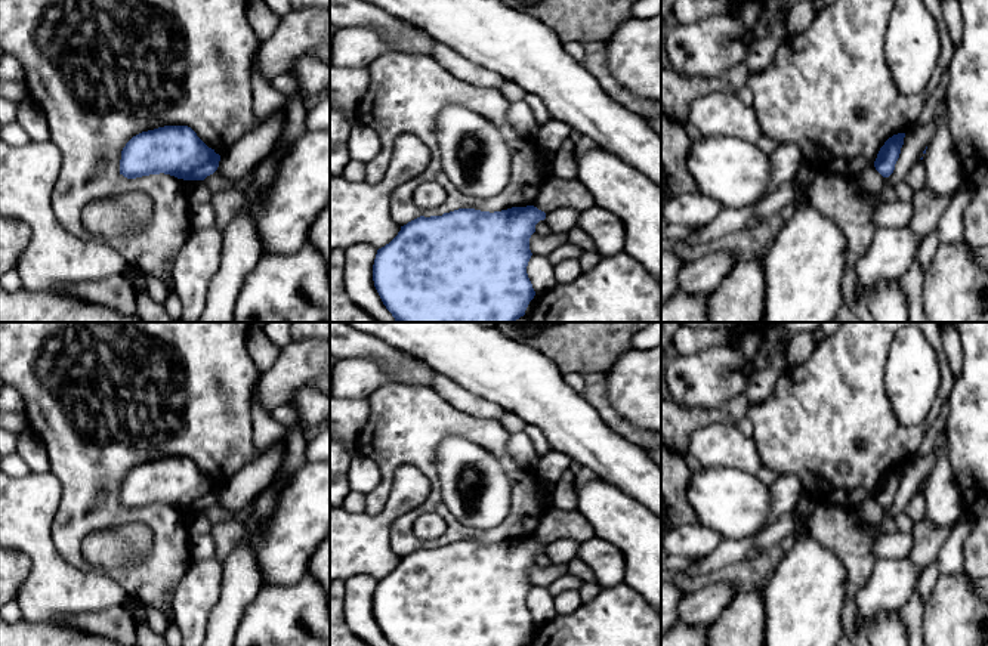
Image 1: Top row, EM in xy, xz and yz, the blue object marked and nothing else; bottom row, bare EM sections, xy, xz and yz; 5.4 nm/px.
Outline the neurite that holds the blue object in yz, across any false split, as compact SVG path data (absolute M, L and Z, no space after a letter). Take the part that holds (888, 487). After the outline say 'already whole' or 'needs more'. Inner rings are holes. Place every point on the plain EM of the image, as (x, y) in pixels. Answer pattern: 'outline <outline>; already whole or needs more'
outline M905 464L893 466L880 479L874 492L874 498L883 509L889 509L893 504L895 495L901 485L901 479L904 476L904 469Z; already whole

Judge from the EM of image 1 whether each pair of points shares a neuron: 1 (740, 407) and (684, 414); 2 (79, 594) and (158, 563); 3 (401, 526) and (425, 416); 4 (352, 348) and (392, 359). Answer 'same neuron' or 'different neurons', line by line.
1: same neuron
2: different neurons
3: same neuron
4: same neuron

